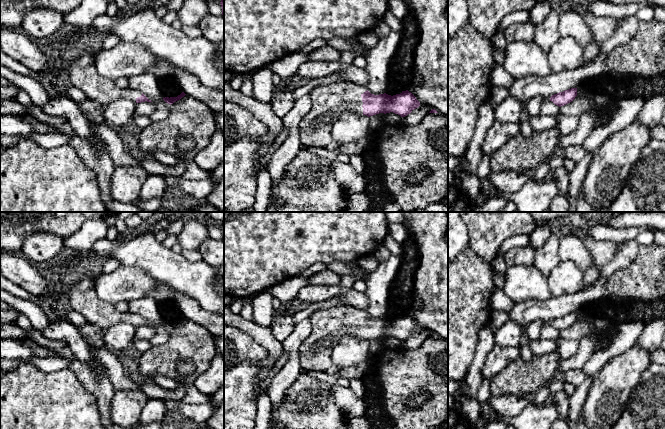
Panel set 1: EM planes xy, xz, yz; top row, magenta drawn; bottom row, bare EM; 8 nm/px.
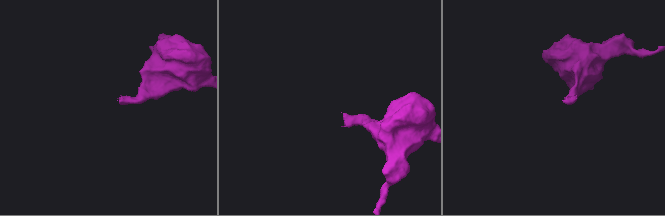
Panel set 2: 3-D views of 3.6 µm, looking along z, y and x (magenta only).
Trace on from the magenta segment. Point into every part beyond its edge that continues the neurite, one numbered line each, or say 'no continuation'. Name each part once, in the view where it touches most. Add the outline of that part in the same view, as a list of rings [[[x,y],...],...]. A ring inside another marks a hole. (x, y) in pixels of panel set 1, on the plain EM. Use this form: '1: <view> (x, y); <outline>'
1: xz (328, 325); [[[336,305],[315,310],[309,316],[311,333],[299,348],[301,371],[304,373],[325,372],[332,365],[332,349],[343,335],[353,335],[363,339],[361,319],[366,310]]]

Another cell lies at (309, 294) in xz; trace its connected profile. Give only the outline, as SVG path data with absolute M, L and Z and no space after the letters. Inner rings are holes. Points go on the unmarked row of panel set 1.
M341 284L338 285L306 285L301 288L296 296L296 302L307 306L315 302L324 302L333 299L342 292Z

